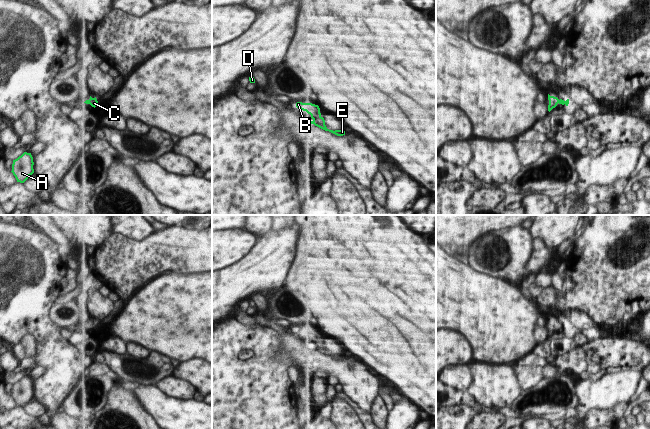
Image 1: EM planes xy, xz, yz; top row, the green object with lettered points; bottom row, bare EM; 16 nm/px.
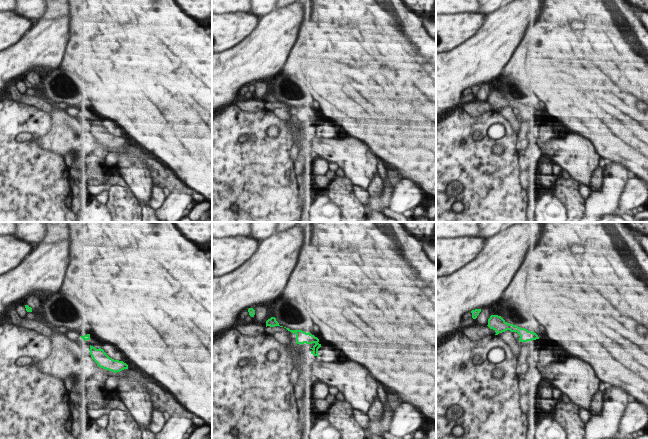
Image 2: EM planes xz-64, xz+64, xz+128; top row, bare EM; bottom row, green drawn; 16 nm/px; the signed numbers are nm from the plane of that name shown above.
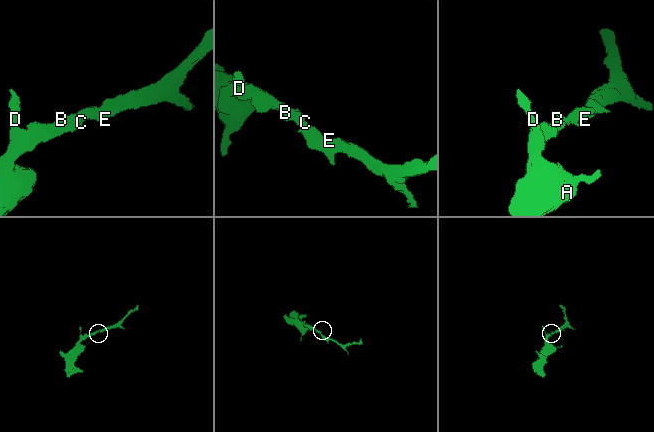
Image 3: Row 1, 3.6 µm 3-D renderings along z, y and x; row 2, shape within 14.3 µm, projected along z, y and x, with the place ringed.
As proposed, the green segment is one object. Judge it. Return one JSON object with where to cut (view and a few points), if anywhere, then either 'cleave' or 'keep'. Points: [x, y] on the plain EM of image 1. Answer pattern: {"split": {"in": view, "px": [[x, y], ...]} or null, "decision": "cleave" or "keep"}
{"split": null, "decision": "keep"}

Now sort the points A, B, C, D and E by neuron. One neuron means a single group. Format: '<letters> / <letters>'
A B C D E

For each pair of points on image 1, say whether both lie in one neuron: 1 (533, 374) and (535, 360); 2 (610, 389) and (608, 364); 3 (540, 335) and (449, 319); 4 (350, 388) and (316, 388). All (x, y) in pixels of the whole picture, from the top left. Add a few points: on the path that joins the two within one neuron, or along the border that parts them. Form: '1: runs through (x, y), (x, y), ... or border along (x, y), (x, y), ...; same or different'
1: border along (516, 363), (543, 367); different
2: border along (632, 370), (606, 373), (595, 381), (588, 379); different
3: border along (547, 318), (524, 325), (533, 326), (537, 342); different
4: border along (320, 374), (324, 374), (327, 377); different

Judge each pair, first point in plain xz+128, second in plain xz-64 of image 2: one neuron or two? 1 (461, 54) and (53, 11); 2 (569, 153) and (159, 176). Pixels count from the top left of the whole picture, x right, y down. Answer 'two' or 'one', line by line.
1: two
2: two

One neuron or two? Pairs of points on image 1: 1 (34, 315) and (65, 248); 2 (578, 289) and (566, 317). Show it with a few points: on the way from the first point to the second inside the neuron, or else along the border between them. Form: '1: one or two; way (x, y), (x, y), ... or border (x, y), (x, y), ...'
1: two; border (48, 236), (56, 244), (57, 252), (61, 256)
2: two; border (591, 318), (585, 312), (567, 309), (555, 320)

